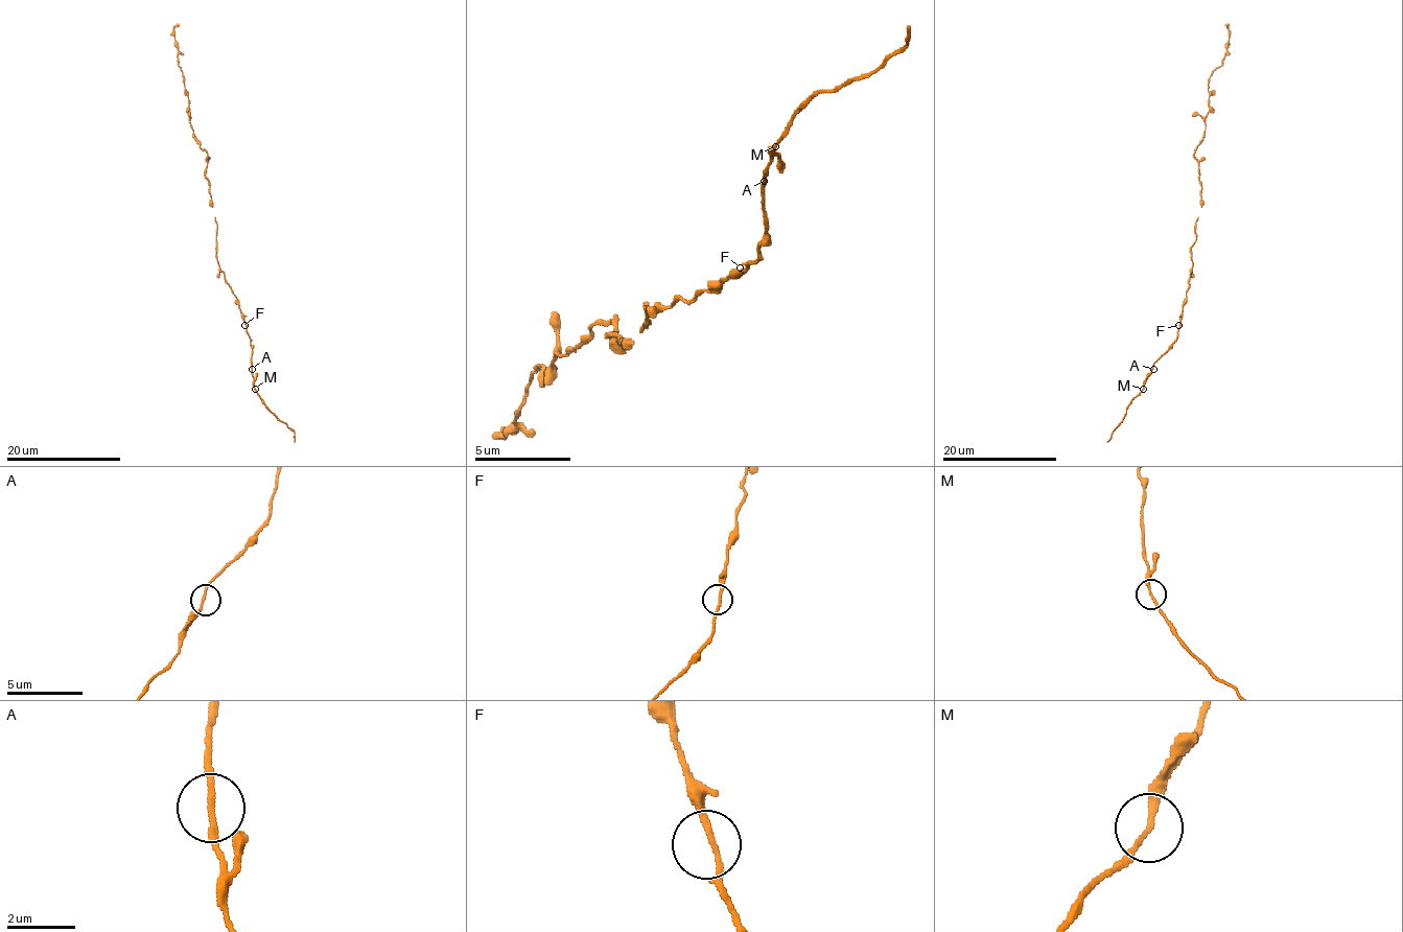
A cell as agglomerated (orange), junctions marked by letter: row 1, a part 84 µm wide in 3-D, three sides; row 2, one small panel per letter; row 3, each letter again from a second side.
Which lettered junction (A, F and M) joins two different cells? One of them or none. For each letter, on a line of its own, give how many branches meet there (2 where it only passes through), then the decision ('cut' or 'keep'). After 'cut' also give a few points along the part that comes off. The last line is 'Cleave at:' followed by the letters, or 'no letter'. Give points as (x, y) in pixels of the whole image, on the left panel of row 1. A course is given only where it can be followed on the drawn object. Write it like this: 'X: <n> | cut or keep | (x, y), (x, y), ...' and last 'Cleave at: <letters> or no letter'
A: 2 | keep
F: 2 | keep
M: 2 | cut | (254, 389), (269, 409), (295, 434), (295, 442)
Cleave at: M

